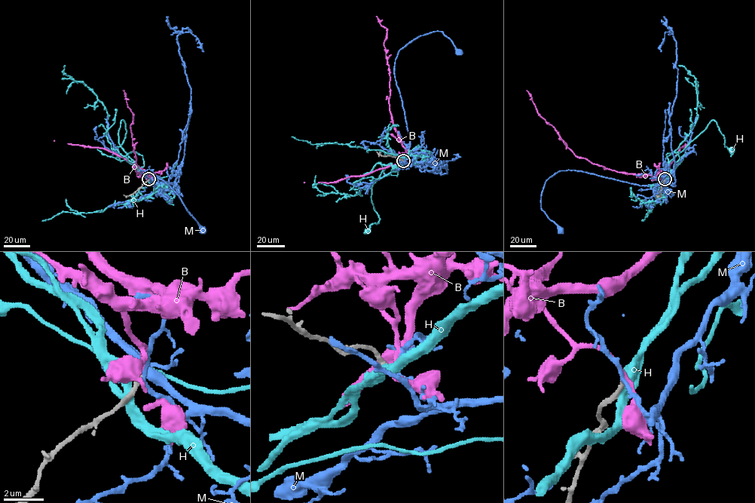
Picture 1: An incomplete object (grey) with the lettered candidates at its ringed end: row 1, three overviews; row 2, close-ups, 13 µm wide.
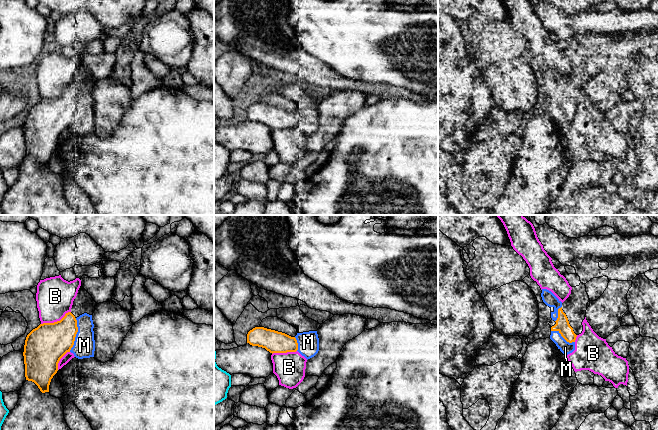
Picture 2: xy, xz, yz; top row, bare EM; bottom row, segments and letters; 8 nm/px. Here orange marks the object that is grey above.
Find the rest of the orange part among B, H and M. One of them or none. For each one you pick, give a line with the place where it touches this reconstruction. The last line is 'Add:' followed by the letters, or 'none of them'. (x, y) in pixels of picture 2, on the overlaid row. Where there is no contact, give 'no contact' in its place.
Add: none of them

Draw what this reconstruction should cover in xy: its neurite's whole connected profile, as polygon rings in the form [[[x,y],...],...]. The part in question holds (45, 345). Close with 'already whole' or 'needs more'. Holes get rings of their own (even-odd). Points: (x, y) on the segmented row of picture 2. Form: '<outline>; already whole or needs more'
[[[81,284],[70,312],[66,313],[60,321],[40,324],[27,335],[23,352],[25,377],[26,380],[34,382],[42,393],[49,392],[49,385],[58,371],[60,359],[67,352],[70,352],[74,345],[78,332],[76,318],[84,313],[92,315],[95,311],[95,306],[96,302]]]; needs more

